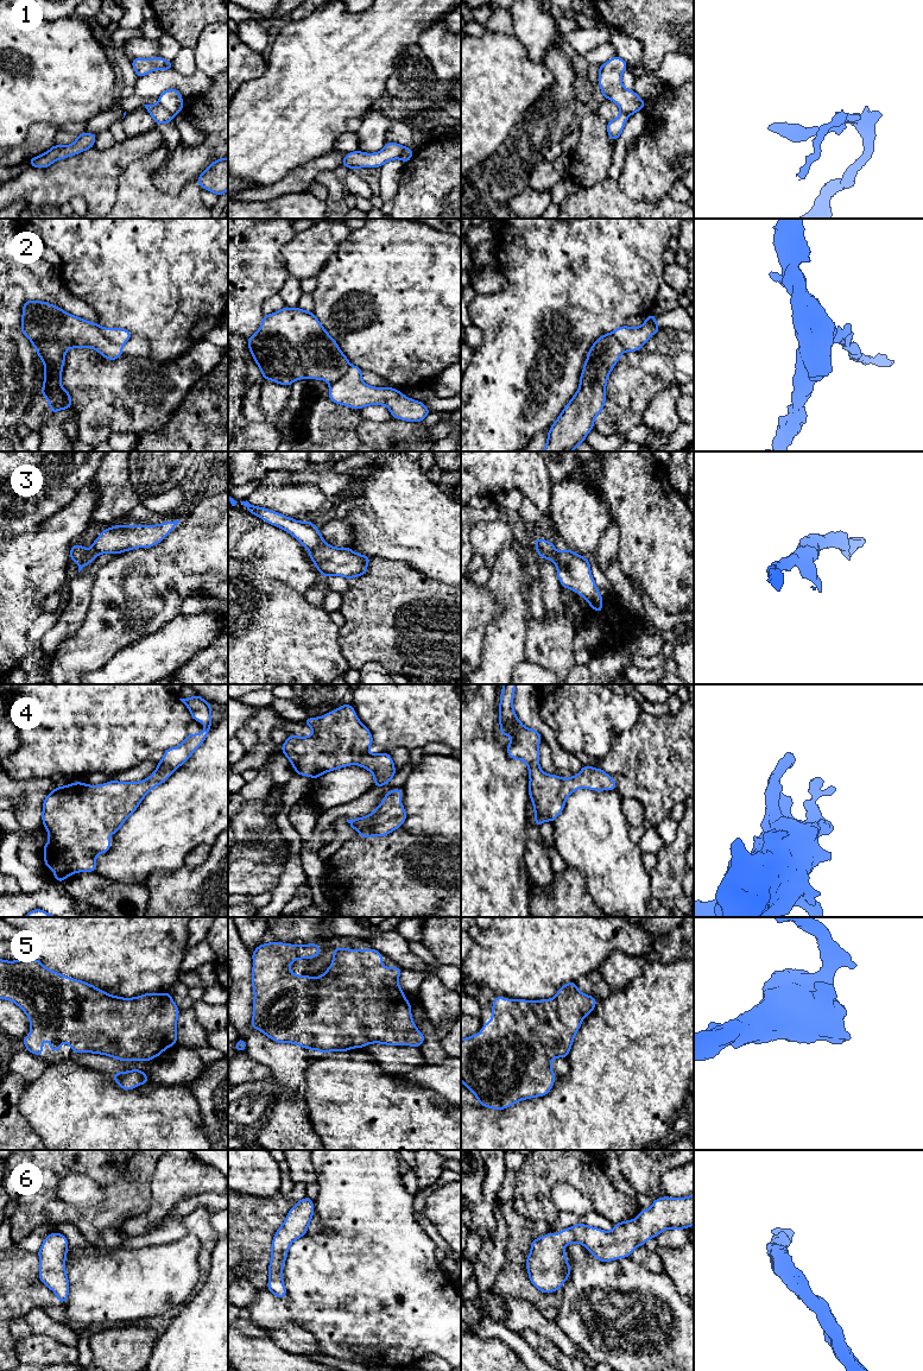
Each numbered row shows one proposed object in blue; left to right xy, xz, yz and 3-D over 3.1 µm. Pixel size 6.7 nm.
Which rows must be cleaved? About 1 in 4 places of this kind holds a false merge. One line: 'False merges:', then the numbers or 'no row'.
False merges: 1, 2

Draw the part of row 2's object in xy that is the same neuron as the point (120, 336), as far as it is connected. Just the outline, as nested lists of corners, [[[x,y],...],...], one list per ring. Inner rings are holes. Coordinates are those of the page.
[[[101,327],[101,330],[103,335],[106,335],[112,342],[120,346],[124,346],[132,336],[131,331],[122,328],[102,328]]]

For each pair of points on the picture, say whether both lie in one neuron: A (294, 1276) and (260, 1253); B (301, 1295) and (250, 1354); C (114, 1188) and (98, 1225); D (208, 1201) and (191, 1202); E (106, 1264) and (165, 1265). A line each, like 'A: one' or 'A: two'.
A: two
B: two
C: one
D: one
E: one

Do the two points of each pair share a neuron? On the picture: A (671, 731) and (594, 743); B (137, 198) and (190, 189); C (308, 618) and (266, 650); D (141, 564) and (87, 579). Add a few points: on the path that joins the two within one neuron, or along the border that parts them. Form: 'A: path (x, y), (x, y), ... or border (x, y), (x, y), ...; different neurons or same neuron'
A: border (634, 725), (618, 733), (599, 759); different neurons
B: path (150, 201), (177, 201); same neuron
C: path (297, 629), (277, 649); same neuron
D: border (114, 556), (100, 569), (93, 583), (89, 604); different neurons

